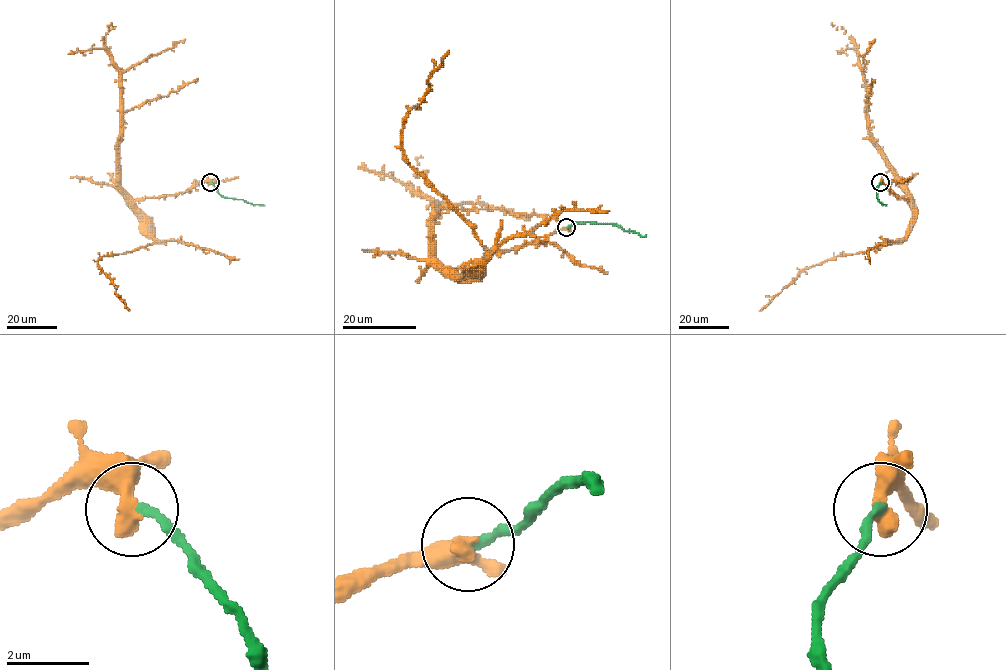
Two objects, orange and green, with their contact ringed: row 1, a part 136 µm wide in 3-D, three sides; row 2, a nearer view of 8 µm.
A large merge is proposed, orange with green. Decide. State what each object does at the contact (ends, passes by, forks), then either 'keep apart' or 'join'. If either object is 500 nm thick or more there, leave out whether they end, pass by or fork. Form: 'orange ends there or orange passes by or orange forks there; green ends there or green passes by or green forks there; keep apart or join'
keep apart

